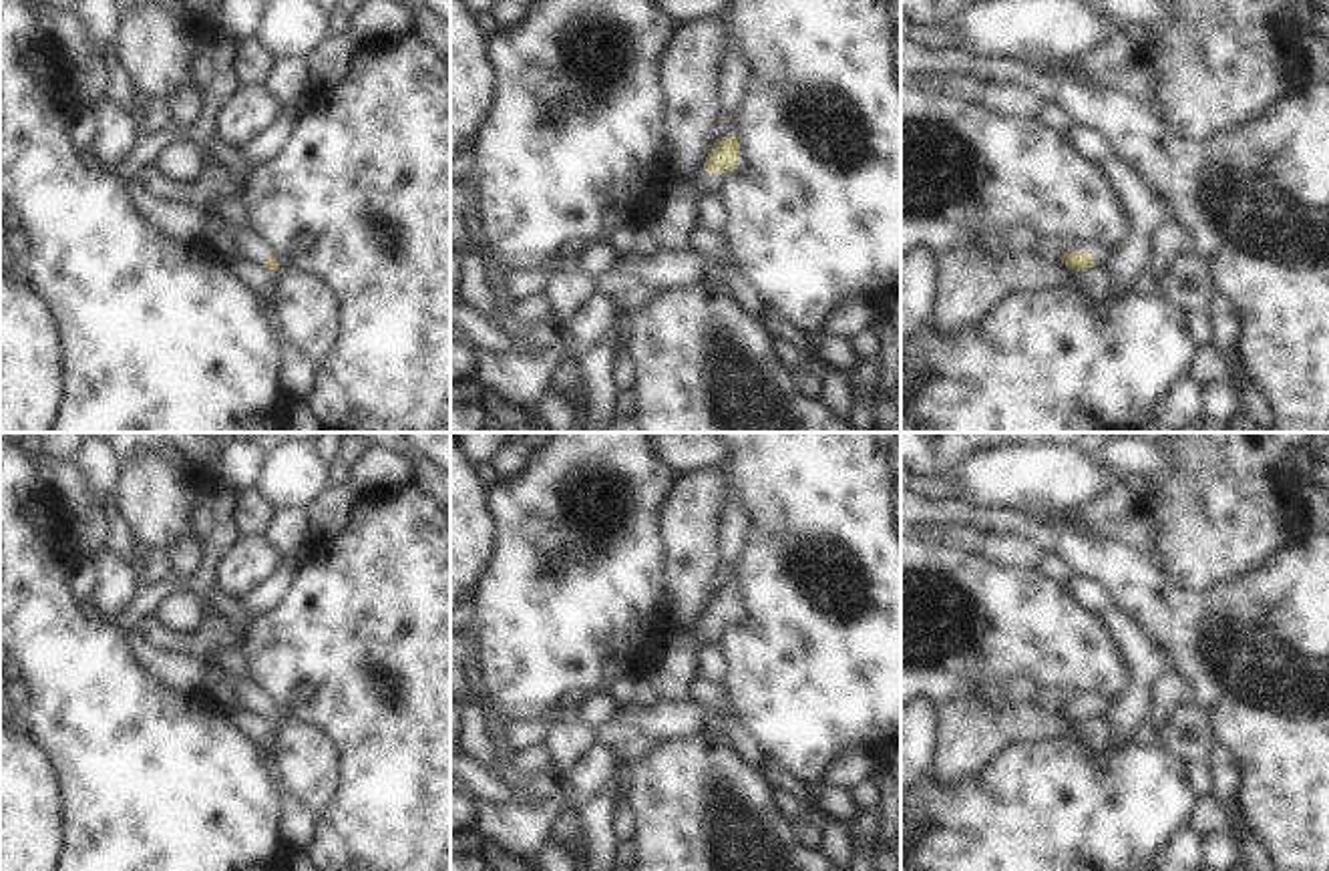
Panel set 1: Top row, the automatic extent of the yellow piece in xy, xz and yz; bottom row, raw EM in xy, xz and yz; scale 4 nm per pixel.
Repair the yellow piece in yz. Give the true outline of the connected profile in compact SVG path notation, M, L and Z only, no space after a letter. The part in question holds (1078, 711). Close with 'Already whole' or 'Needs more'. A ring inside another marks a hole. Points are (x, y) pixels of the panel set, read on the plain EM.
M1076 698L1058 708L1058 712L1066 714L1074 722L1086 722L1094 716L1104 718L1108 710L1110 702L1106 698L1098 698L1094 704Z. Needs more

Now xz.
M732 581L714 593L704 614L706 624L696 632L702 646L716 644L722 634L720 626L740 618L738 603L740 595Z. Needs more

